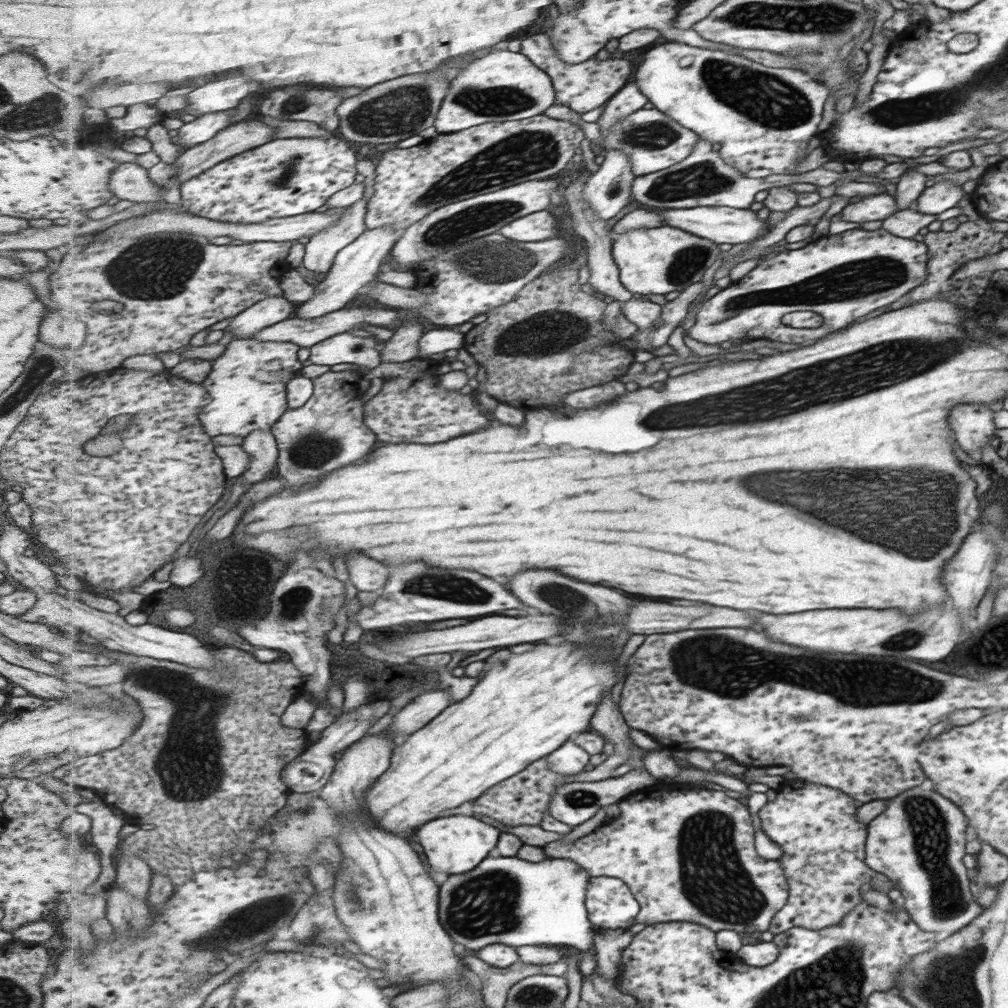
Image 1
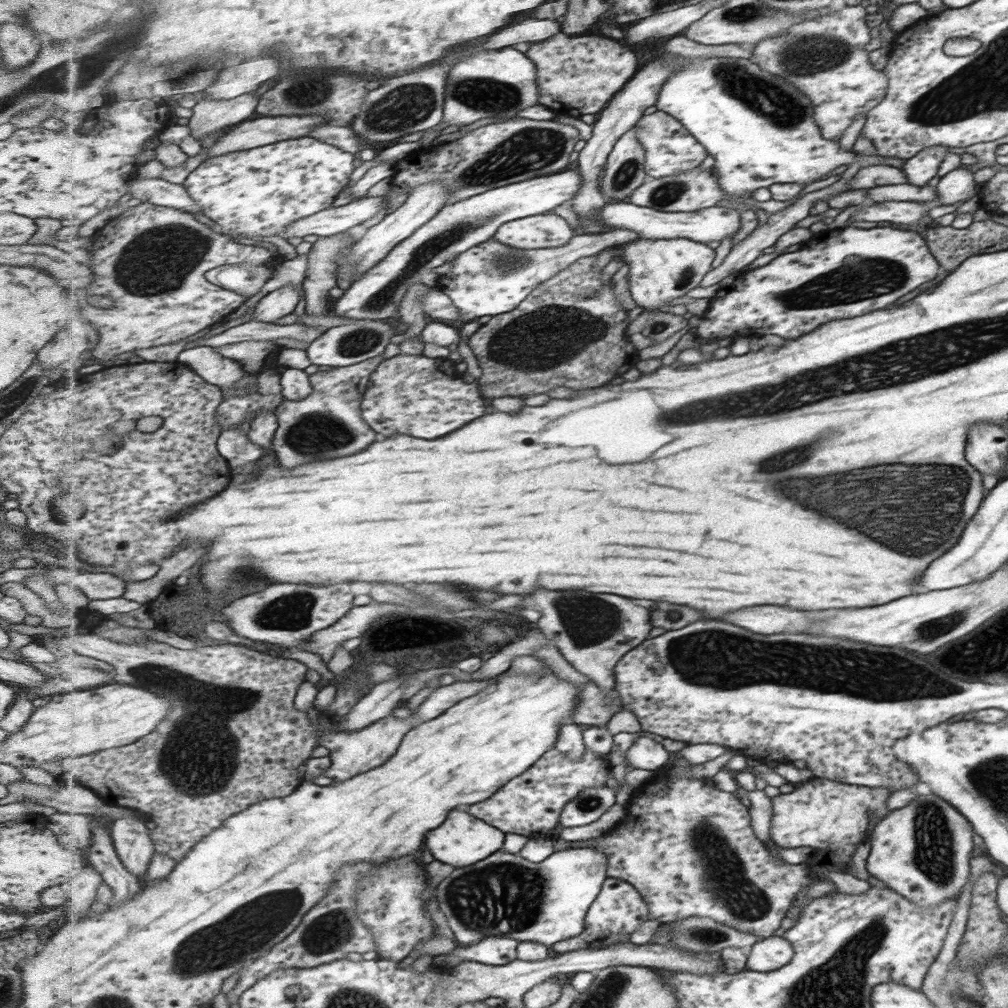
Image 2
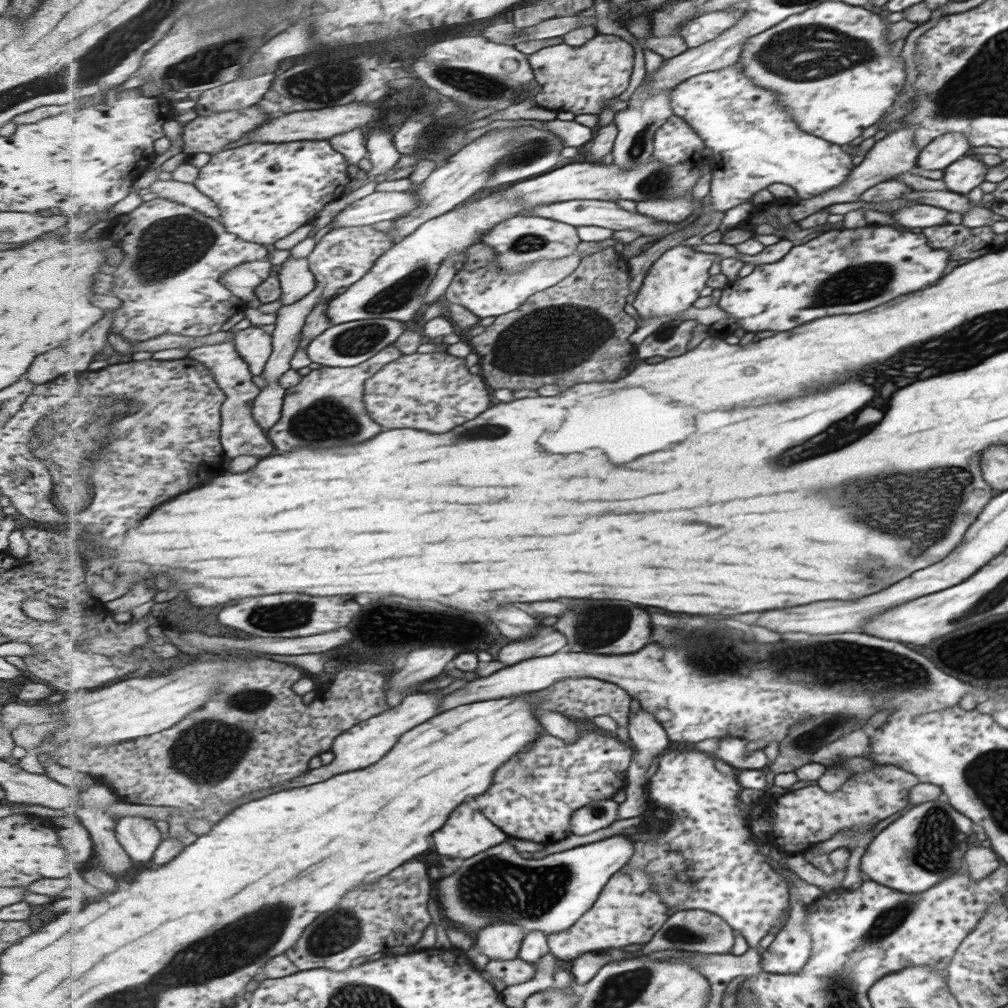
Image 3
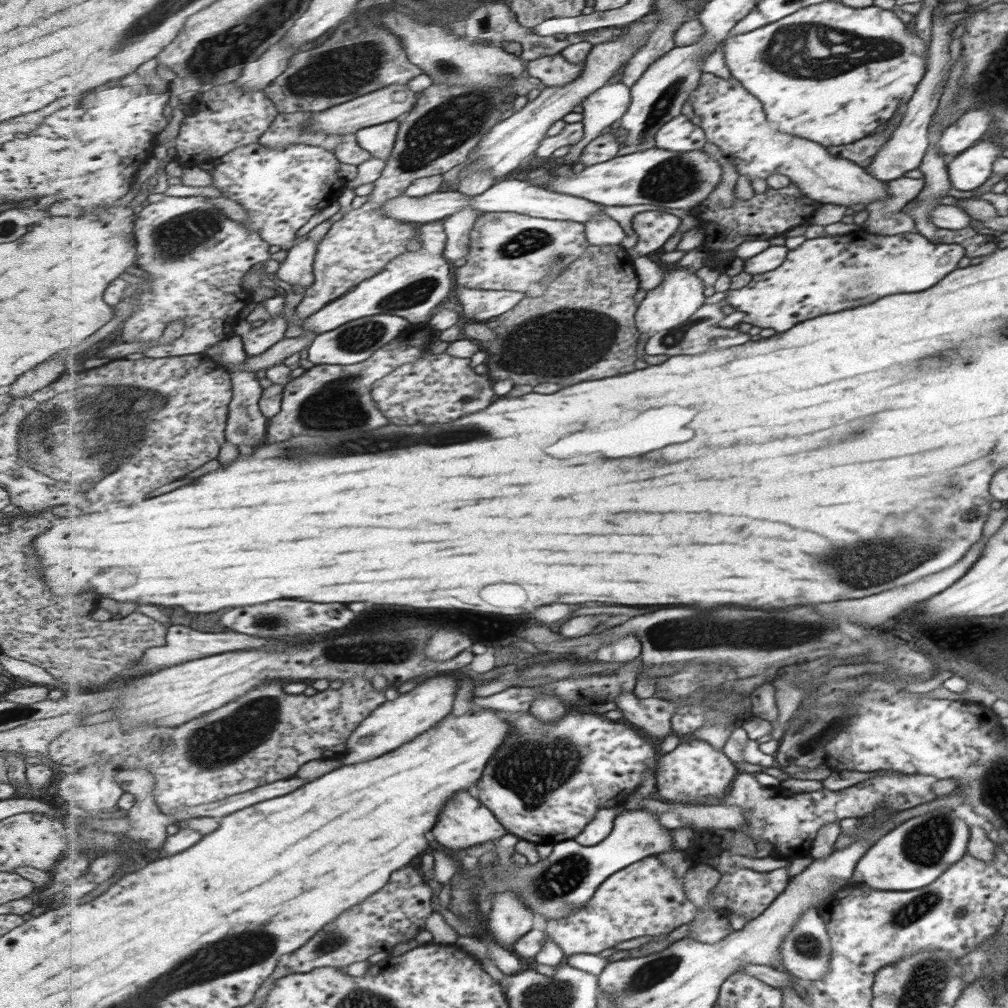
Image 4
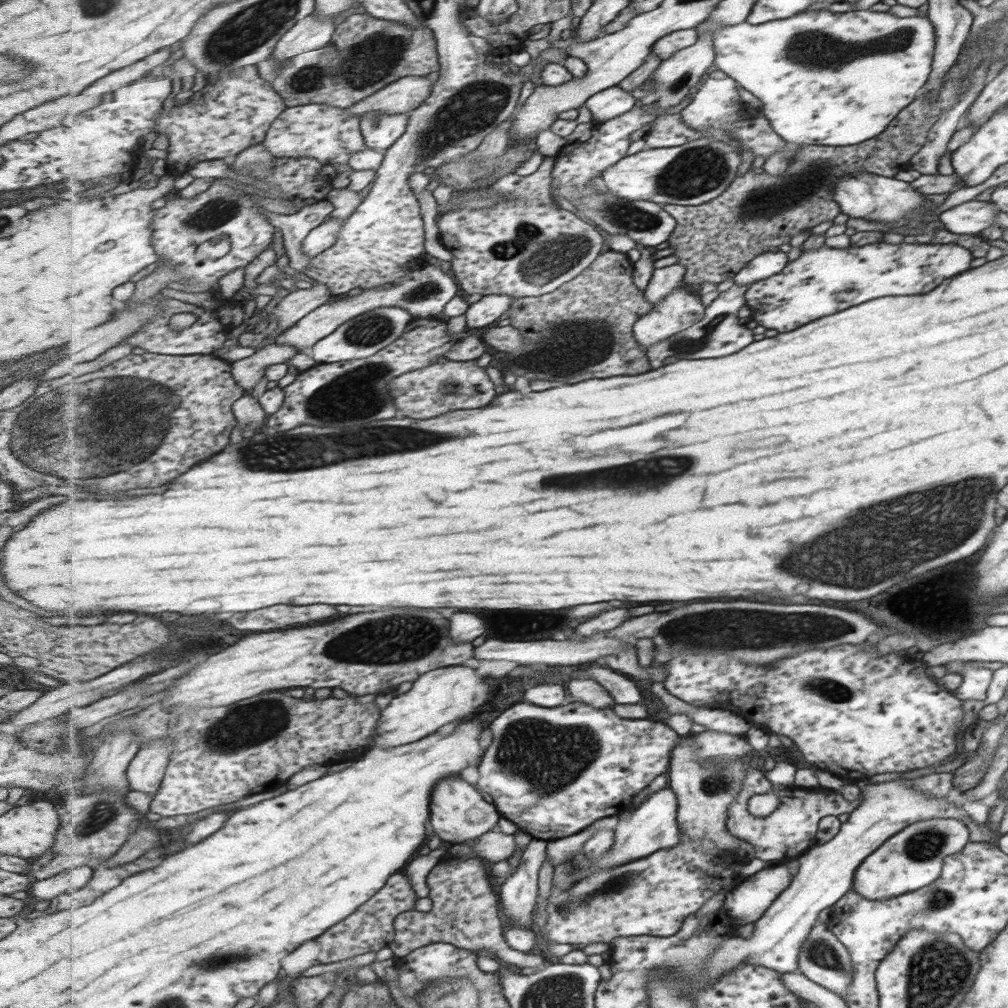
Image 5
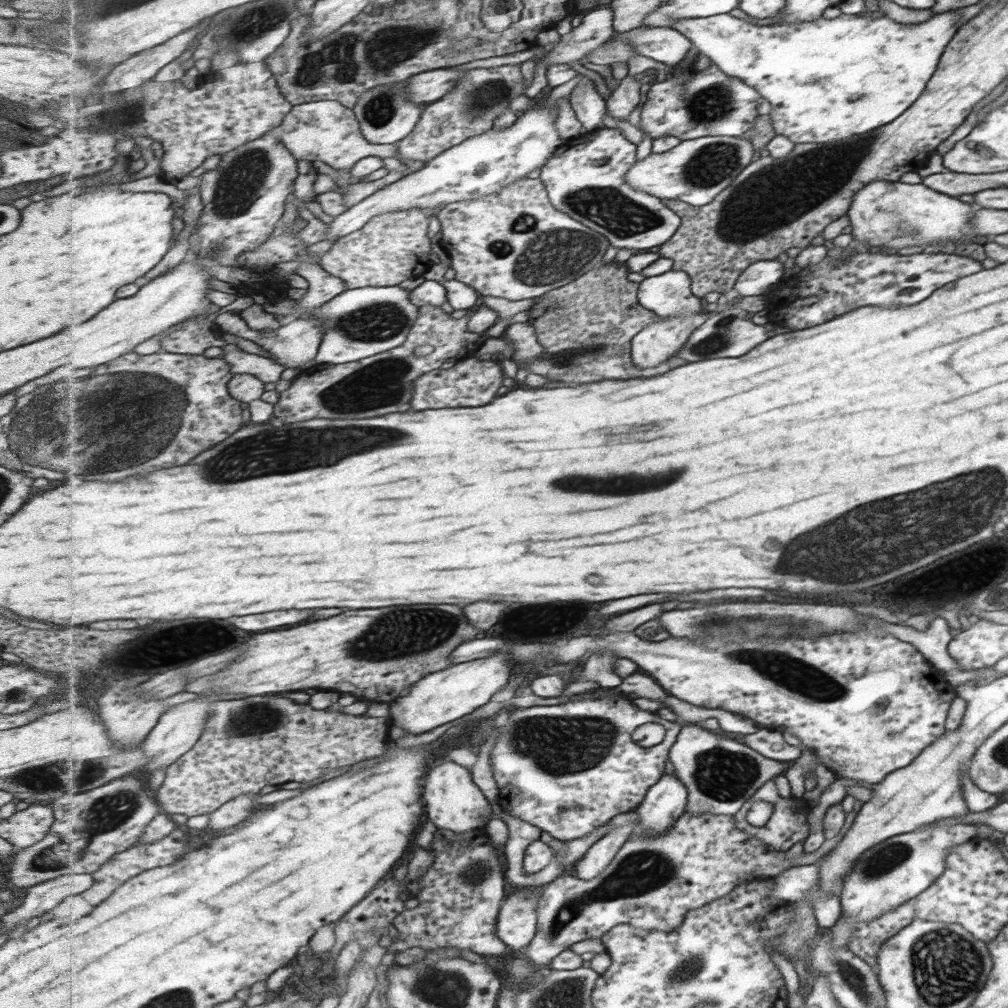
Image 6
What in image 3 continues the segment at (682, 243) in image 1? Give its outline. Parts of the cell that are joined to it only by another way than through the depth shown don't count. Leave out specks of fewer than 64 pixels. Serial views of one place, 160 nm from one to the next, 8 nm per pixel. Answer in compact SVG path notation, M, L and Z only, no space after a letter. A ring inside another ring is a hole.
M677 245L664 252L647 271L645 279L632 299L632 305L640 318L663 318L683 314L699 300L701 290L707 288L707 280L711 278L709 270L715 264L717 254L695 252L686 245Z

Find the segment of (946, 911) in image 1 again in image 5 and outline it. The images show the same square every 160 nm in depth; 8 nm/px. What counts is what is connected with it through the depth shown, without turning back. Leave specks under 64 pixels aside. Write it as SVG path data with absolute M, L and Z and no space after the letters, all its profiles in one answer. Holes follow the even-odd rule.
M930 818L914 822L875 849L854 873L853 890L865 899L883 900L910 893L931 884L942 869L946 856L959 852L969 842L967 826L959 819Z

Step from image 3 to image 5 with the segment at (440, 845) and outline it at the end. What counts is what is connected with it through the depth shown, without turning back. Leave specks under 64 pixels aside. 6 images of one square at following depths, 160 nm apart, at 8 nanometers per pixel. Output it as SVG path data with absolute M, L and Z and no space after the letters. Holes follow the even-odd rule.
M461 776L447 778L447 782L439 782L439 790L435 790L433 798L435 802L431 802L431 826L435 826L433 830L449 842L469 844L471 840L491 832L502 817L498 808Z

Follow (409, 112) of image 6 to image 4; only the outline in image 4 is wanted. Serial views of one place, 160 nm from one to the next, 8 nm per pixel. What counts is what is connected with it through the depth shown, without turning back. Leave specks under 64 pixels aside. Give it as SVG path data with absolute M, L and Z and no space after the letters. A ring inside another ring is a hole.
M394 120L358 130L355 140L371 152L373 157L387 160L393 153L399 131L400 121Z

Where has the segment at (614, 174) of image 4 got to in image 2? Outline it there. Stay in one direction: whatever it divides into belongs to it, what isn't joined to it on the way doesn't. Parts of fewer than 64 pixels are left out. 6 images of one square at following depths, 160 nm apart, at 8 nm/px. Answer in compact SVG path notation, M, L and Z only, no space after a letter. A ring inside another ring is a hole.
M567 169L546 177L530 178L500 188L489 190L475 197L449 204L435 219L421 226L419 230L406 238L379 264L368 270L355 281L339 298L334 312L339 317L351 320L391 321L399 318L399 307L411 290L412 283L423 282L431 287L439 281L439 268L452 262L473 246L490 241L498 233L498 228L509 222L531 216L552 213L557 206L577 197L584 184L583 175L578 169Z

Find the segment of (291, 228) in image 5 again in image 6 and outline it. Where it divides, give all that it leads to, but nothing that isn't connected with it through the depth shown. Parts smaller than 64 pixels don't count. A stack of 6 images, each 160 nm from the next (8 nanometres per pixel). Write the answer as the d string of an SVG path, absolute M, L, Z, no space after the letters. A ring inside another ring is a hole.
M307 255L299 260L301 263L295 270L297 274L309 282L309 289L299 300L296 300L297 312L307 312L319 308L348 288L346 282L338 276L327 272L319 263L317 255Z

